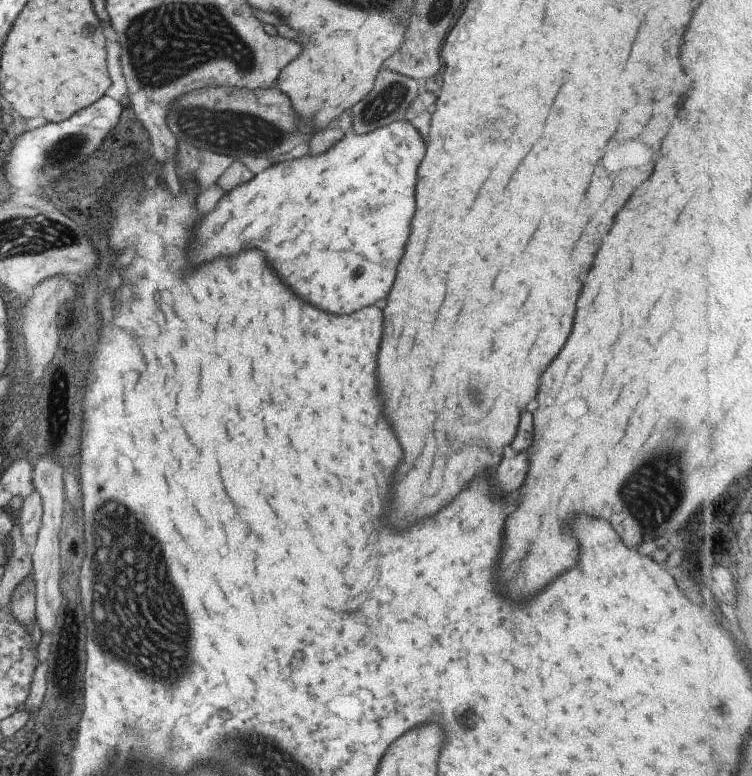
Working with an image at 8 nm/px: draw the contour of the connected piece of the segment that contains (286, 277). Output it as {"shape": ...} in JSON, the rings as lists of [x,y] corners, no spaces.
{"shape":[[[403,121],[390,122],[387,126],[377,127],[374,131],[369,131],[364,135],[357,135],[353,132],[346,133],[344,137],[337,142],[325,154],[313,156],[313,158],[301,158],[295,162],[283,162],[277,164],[273,168],[267,168],[263,172],[259,172],[251,182],[237,186],[233,192],[225,194],[219,202],[217,208],[209,214],[205,214],[201,218],[201,226],[195,226],[193,234],[191,234],[191,250],[189,250],[189,262],[191,264],[203,264],[203,262],[211,262],[213,258],[227,258],[227,256],[235,256],[239,254],[239,250],[263,250],[263,256],[267,260],[267,264],[271,266],[271,270],[277,270],[277,278],[281,282],[285,282],[285,286],[303,302],[331,312],[331,314],[353,314],[355,310],[363,308],[363,306],[371,306],[379,300],[383,300],[389,292],[389,286],[395,278],[395,270],[399,264],[399,258],[403,254],[403,244],[407,244],[407,232],[409,232],[409,222],[413,218],[413,208],[415,208],[415,200],[413,200],[413,188],[415,188],[415,170],[423,158],[423,150],[425,144],[419,138],[419,134],[413,130],[411,124]]]}

